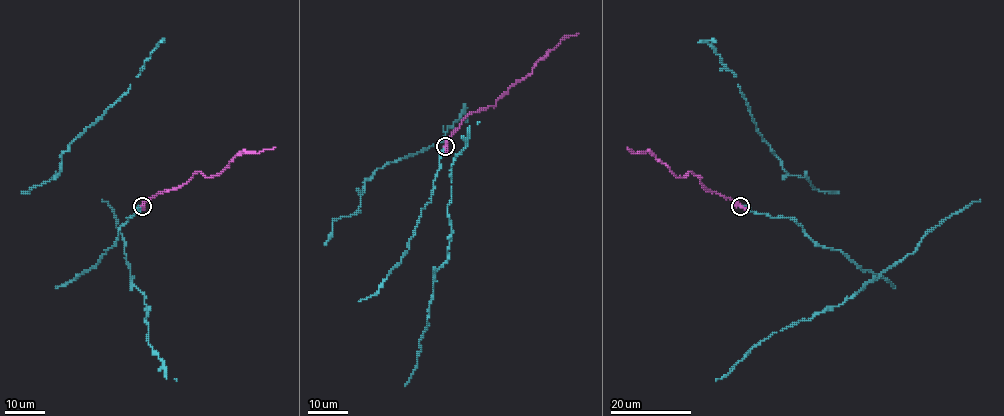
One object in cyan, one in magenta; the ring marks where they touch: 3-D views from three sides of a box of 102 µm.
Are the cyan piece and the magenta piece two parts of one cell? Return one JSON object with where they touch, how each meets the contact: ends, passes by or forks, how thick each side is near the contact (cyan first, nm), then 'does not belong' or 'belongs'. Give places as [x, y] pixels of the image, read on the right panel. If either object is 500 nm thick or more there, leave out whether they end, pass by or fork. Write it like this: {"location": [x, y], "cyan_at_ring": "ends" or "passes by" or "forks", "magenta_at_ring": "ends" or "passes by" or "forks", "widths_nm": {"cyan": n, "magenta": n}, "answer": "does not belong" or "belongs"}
{"location": [740, 206], "cyan_at_ring": "ends", "magenta_at_ring": "passes by", "widths_nm": {"cyan": 240, "magenta": 200}, "answer": "belongs"}

